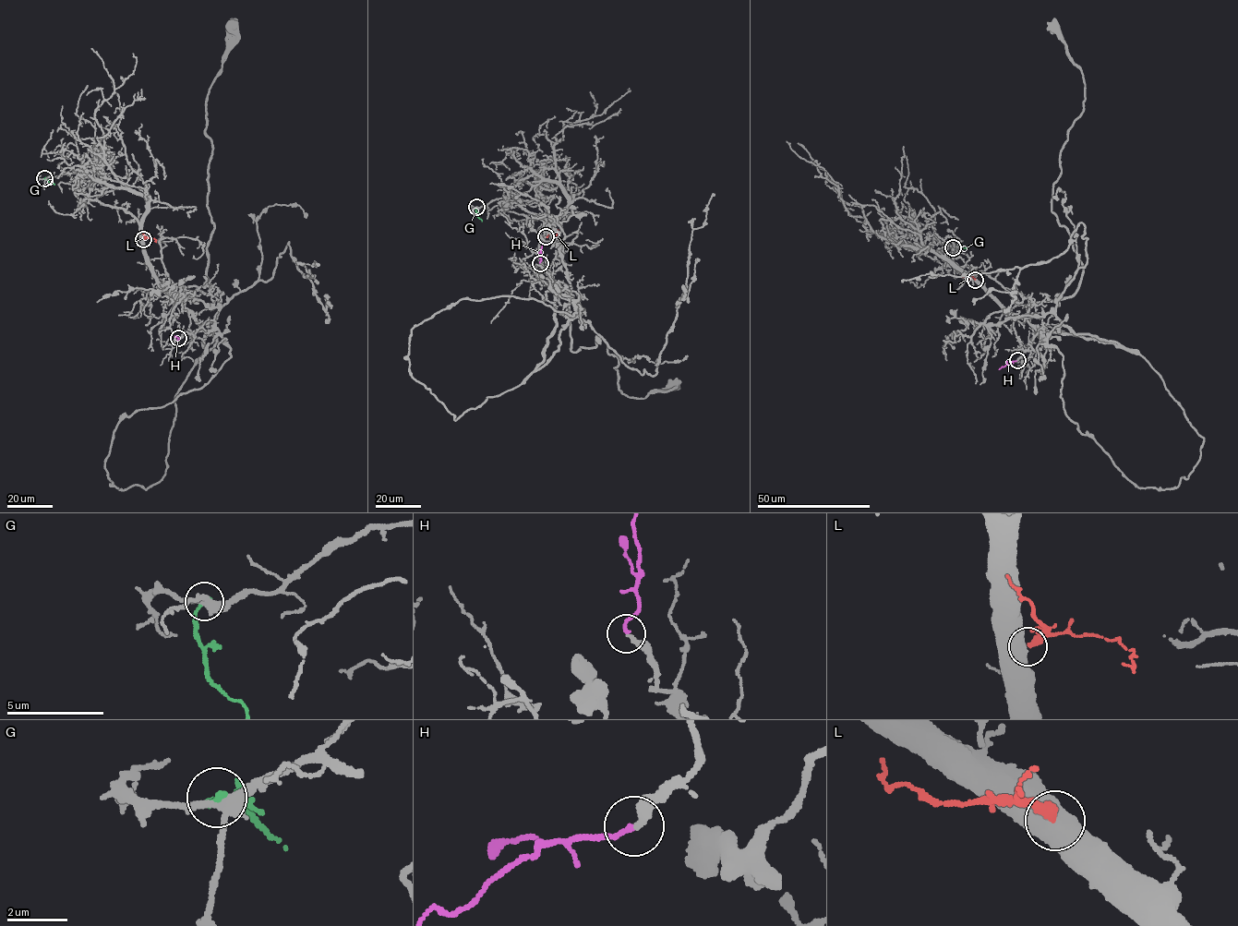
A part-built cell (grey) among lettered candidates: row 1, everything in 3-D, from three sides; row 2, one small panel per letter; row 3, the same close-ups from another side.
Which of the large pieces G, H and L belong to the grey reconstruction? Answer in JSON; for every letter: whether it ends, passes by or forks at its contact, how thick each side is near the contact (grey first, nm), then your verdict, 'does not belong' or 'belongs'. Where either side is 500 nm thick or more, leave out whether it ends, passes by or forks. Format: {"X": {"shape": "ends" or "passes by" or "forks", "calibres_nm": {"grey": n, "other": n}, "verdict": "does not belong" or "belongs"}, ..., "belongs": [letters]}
{"G": {"shape": "ends", "calibres_nm": {"grey": 320, "other": 240}, "verdict": "does not belong"}, "H": {"shape": "ends", "calibres_nm": {"grey": 280, "other": 170}, "verdict": "belongs"}, "L": {"calibres_nm": {"grey": 800, "other": 360}, "verdict": "does not belong"}, "belongs": ["H"]}

